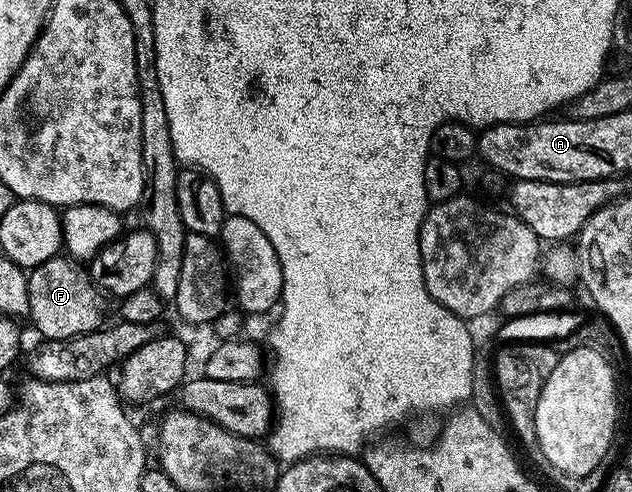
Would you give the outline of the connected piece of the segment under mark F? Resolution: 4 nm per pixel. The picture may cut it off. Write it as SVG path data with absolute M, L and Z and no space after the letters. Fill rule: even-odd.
M57 254L28 272L30 310L32 324L45 340L65 340L95 332L105 323L105 293L96 287L89 269L67 255Z

